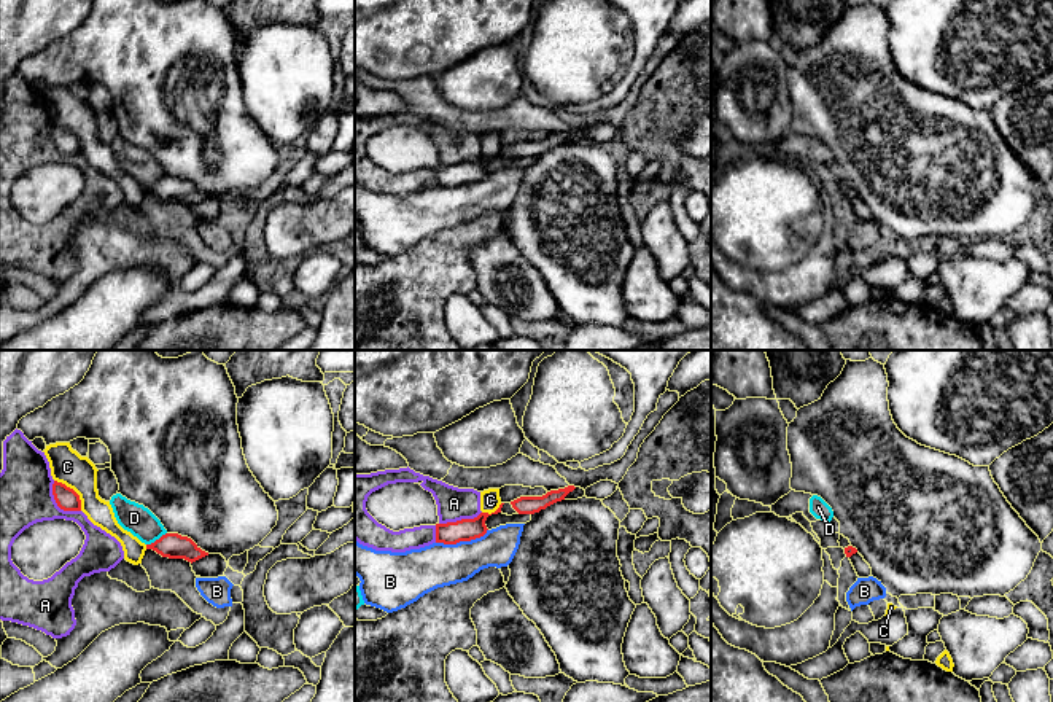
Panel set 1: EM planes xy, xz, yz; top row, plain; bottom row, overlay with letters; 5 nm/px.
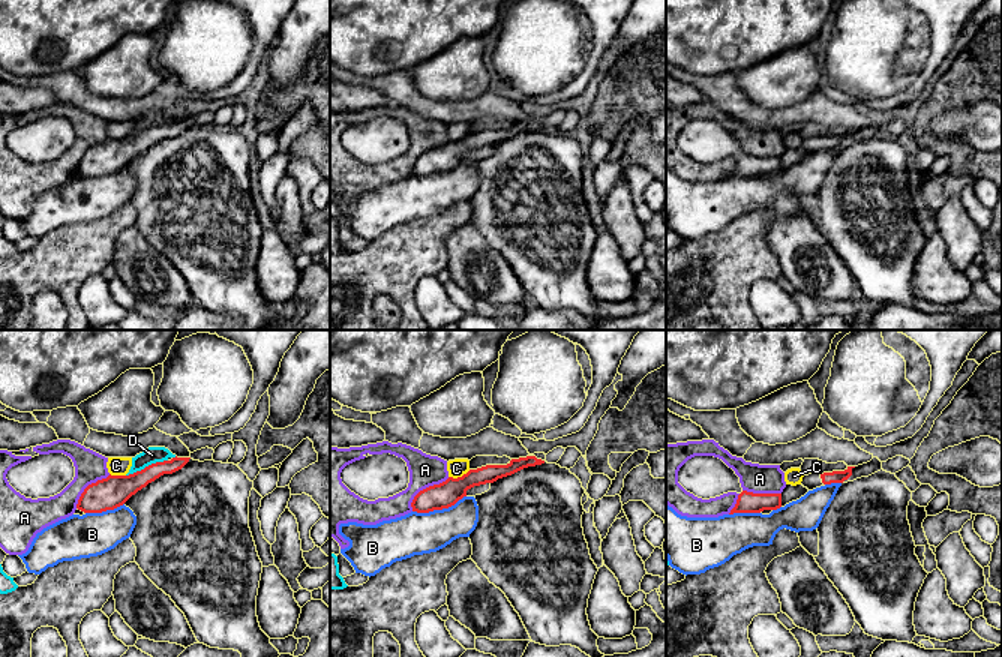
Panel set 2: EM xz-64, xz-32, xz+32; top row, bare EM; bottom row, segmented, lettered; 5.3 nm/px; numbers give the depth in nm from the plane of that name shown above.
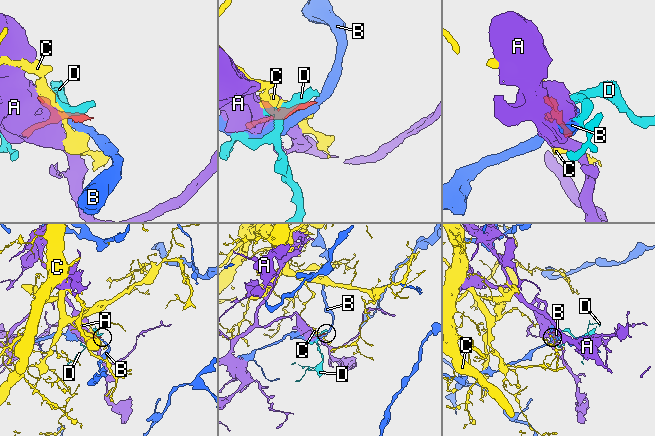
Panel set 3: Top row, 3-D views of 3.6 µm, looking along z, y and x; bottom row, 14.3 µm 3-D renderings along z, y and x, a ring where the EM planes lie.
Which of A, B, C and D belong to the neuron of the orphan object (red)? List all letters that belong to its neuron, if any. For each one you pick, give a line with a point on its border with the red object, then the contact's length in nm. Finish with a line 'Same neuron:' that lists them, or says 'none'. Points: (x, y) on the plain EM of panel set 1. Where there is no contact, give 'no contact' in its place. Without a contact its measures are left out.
Same neuron: none

